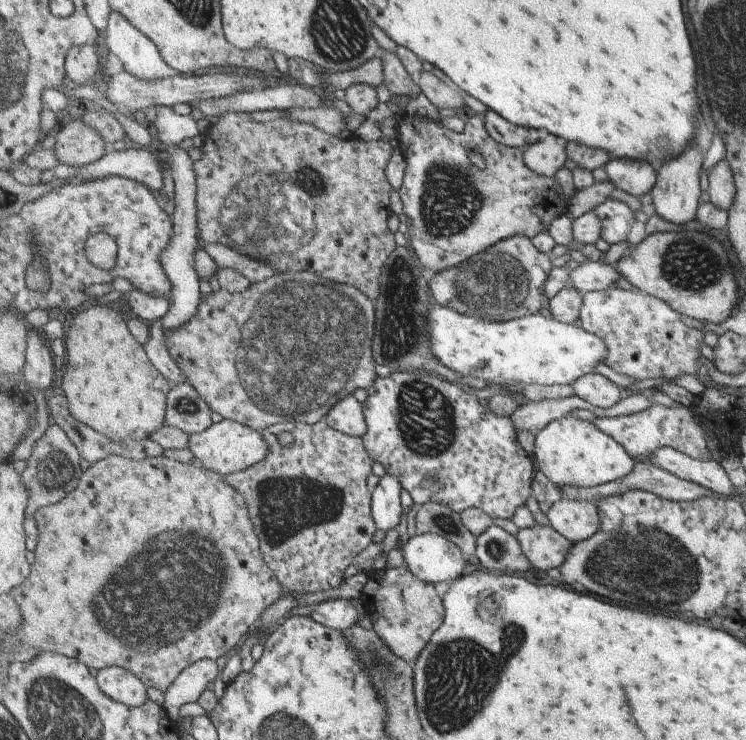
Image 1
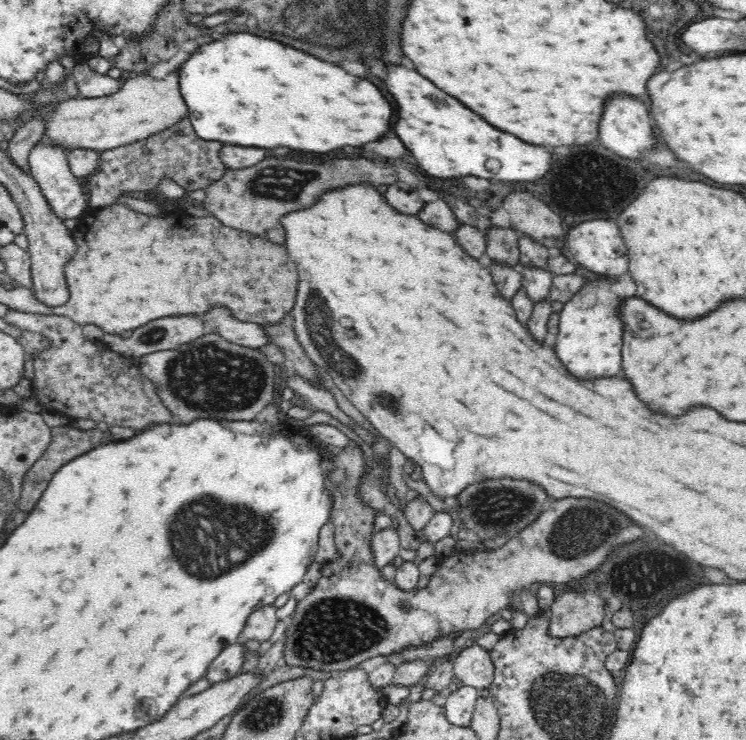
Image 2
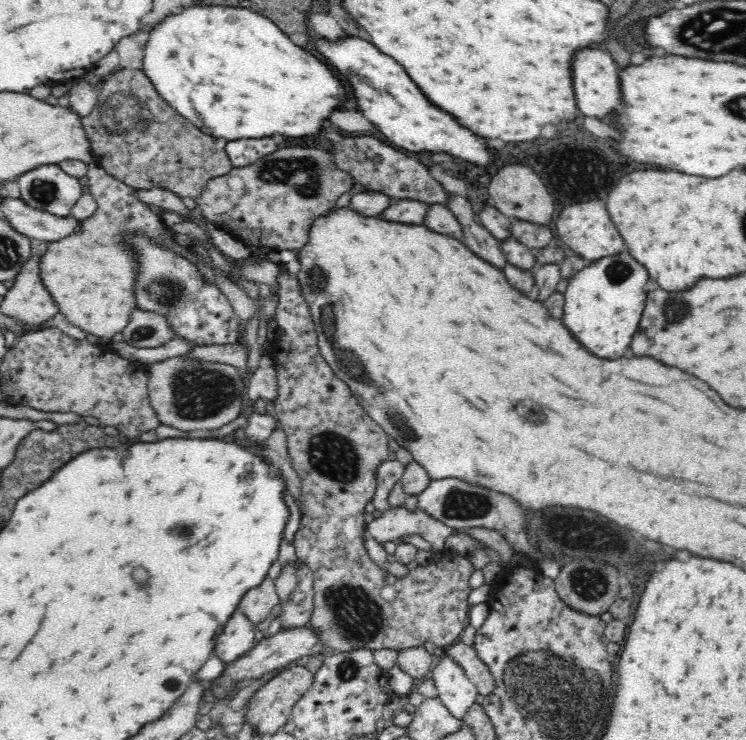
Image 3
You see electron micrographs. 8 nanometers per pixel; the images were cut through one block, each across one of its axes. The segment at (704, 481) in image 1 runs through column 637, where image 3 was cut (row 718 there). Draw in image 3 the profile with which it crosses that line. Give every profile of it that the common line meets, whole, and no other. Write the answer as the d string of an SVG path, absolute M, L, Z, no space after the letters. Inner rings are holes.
M446 649L439 650L433 668L432 678L438 689L437 697L456 718L462 719L475 703L476 687Z

